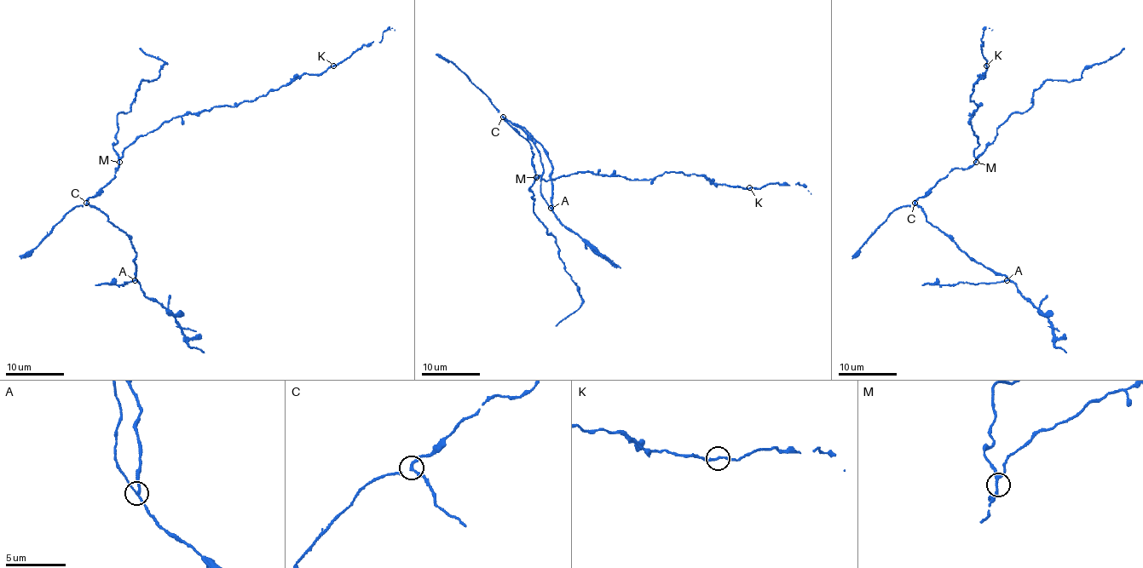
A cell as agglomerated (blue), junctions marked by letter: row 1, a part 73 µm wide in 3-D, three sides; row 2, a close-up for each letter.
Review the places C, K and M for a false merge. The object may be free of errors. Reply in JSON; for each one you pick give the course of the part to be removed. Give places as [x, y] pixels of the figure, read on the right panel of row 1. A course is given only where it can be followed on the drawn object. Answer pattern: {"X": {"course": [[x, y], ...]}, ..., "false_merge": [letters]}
{"C": {"course": [[914, 203], [921, 209], [925, 216], [970, 257], [1011, 280], [1024, 298], [1047, 318], [1053, 343], [1066, 352]]}, "false_merge": ["C"]}

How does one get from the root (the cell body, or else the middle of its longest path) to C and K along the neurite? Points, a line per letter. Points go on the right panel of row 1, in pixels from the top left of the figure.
C: (974, 162), (967, 168), (952, 168), (914, 203)
K: (974, 162), (978, 141), (970, 118), (978, 105), (970, 99), (970, 94), (982, 73), (984, 74), (986, 65)

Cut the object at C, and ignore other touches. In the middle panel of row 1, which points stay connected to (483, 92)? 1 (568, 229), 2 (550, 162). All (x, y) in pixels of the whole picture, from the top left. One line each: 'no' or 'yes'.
1: no
2: no

